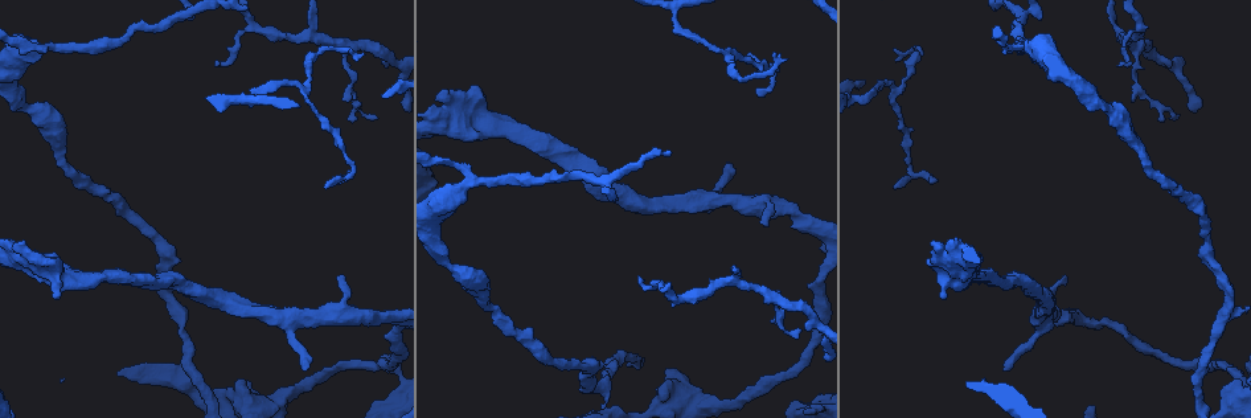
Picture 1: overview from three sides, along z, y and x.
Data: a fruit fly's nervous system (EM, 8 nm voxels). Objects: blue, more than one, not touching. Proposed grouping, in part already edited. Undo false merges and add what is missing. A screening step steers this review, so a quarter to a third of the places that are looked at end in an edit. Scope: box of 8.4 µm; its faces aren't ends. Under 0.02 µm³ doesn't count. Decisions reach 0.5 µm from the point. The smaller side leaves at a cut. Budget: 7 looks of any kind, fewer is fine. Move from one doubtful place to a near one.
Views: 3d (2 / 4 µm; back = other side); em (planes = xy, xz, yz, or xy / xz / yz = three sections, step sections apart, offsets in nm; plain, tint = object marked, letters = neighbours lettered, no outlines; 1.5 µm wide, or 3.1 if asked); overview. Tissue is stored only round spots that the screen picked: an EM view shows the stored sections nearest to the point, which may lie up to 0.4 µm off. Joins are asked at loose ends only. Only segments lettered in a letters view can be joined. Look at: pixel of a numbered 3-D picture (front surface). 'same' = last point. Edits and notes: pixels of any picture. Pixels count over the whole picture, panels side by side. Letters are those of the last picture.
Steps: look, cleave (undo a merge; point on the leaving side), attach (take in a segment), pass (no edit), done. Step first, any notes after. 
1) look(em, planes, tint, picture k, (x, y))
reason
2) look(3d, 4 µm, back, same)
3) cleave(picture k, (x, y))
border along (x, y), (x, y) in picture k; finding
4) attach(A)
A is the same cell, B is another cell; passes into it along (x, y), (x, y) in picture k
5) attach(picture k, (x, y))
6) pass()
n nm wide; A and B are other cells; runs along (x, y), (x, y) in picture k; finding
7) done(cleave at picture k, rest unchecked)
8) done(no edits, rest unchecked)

look(em, planes, tint, picture 1, (1022, 46))
calibre changes

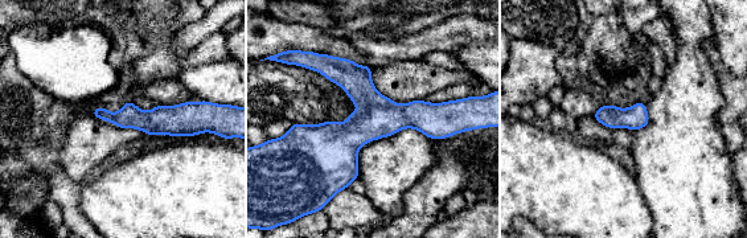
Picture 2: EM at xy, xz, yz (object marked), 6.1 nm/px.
look(em, planes, letters, same)

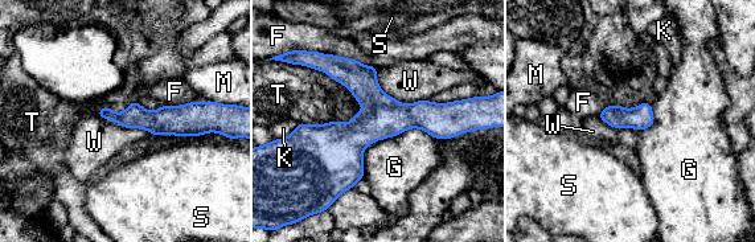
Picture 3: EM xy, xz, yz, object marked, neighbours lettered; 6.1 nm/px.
pass()
G touches over 500 nm; F, G, K, M, S, T and W are other cells; runs along (480, 111), (323, 132) in picture 3; one neuron here

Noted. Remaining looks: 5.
look(em, planes, letters, picture 1, (375, 115))
tapers out

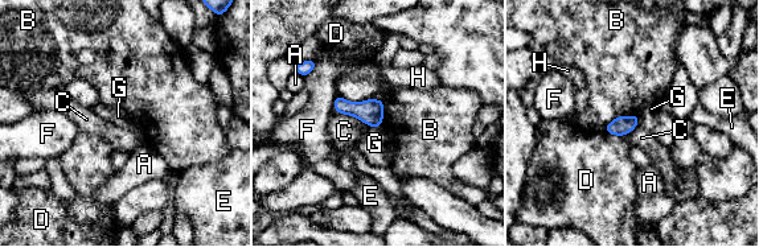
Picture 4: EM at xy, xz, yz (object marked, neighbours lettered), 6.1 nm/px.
pass()
110 nm wide; A, B, C, D, E, F, G and H are other cells; border along (337, 94), (380, 99), (381, 126) in picture 4; none of them fits

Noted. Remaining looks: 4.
look(3d, 4 µm, picture 1, (305, 368))
thin end

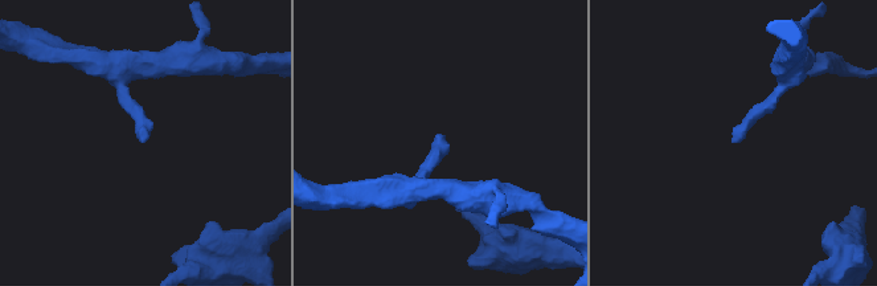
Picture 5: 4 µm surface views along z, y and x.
look(em, planes, letters, picture 5, (440, 136))

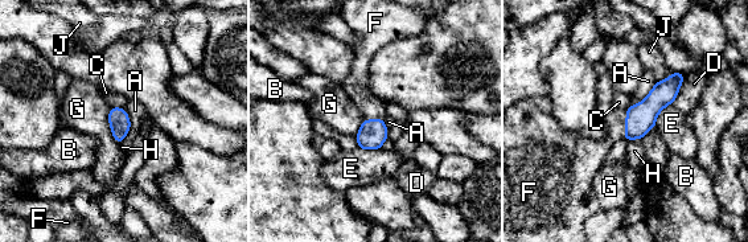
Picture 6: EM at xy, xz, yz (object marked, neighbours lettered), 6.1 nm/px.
attach(picture 6, (595, 151))
F is the same cell, A, B, C, D, E, G, H and J are other cells; it goes on there

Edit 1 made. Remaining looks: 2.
done(attach at picture 6, rest unchecked)

